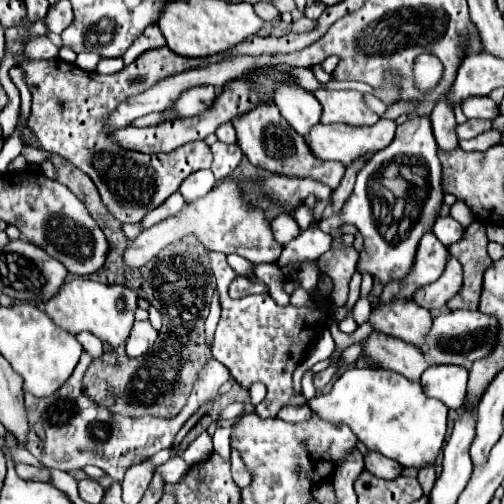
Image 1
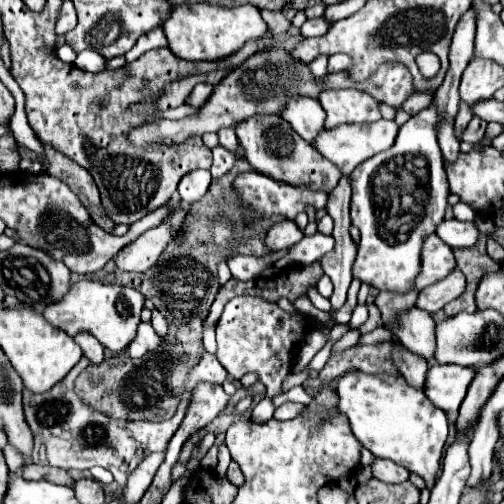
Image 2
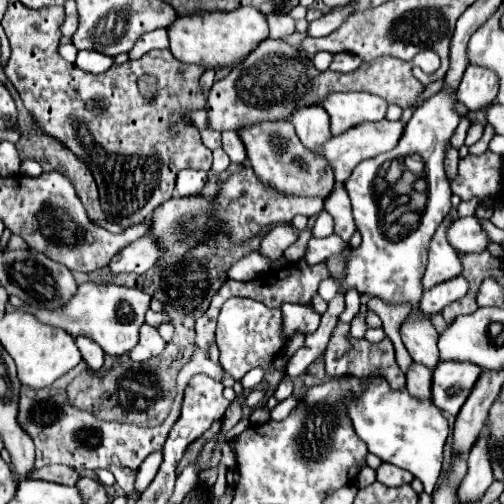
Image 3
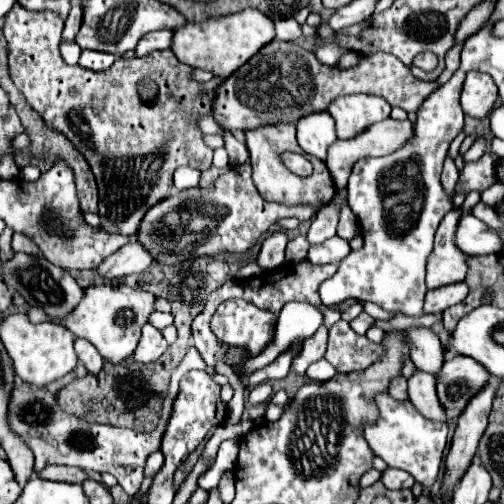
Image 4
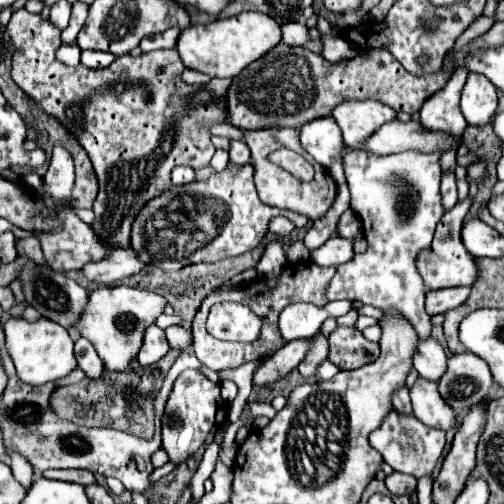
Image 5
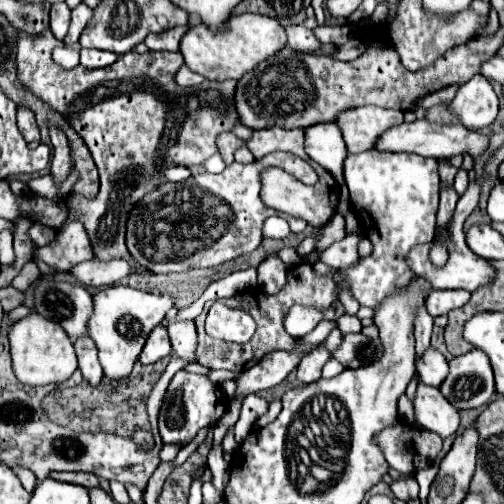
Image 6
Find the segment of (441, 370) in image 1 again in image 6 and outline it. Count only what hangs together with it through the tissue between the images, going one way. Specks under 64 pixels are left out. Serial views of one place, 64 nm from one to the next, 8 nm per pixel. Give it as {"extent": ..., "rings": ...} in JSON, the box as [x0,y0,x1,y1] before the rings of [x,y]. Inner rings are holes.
{"extent":[440,350,494,410],"rings":[[[470,350],[464,356],[450,360],[450,374],[440,392],[458,410],[482,408],[490,402],[494,390],[494,374],[488,356],[482,350]]]}

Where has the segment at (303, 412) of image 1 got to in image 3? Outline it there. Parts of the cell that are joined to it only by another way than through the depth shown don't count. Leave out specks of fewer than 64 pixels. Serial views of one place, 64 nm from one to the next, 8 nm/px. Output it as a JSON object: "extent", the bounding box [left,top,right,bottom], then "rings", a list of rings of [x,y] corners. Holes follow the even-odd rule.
{"extent":[270,396,298,420],"rings":[[[290,396],[290,398],[286,398],[284,402],[276,404],[276,406],[270,410],[270,418],[272,418],[272,420],[284,420],[284,418],[292,412],[292,408],[296,406],[296,402],[298,402],[298,400]]]}

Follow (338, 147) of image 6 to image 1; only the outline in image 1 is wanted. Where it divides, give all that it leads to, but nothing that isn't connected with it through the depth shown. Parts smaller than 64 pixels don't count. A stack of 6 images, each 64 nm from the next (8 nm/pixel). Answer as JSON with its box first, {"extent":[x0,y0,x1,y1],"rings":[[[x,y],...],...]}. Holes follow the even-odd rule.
{"extent":[274,84,320,138],"rings":[[[286,84],[278,86],[274,92],[274,104],[278,106],[282,118],[304,138],[308,138],[312,126],[320,122],[320,102],[312,92],[306,92],[302,88]]]}

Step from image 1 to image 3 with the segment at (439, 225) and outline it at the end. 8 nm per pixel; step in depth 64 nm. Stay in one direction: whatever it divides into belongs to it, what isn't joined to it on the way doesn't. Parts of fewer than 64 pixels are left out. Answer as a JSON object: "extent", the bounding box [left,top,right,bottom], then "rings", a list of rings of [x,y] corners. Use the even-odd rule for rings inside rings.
{"extent":[448,216,490,252],"rings":[[[476,216],[458,218],[452,222],[452,228],[448,228],[448,242],[460,252],[484,252],[490,244],[488,234],[482,230],[482,224]]]}

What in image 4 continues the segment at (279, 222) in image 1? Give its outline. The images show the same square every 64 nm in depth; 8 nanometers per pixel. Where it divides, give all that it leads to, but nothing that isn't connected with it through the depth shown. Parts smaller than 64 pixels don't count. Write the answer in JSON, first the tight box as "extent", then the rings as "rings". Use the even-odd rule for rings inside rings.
{"extent":[258,232,288,270],"rings":[[[274,232],[262,242],[262,250],[258,254],[258,264],[262,270],[276,270],[284,264],[284,248],[288,244],[288,236],[284,232]]]}

